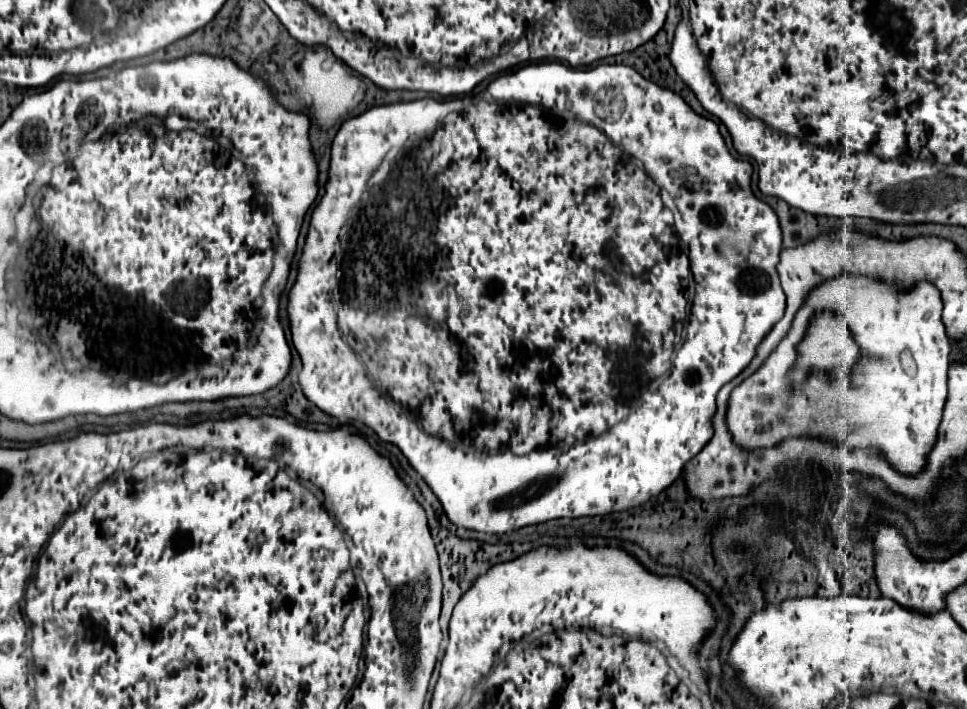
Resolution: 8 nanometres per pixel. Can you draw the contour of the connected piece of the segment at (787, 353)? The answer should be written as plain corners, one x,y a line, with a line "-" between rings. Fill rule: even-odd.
842,273
834,279
822,281
806,295
788,335
776,345
762,367
732,391
726,409
728,433
732,435
734,443
740,445
740,449
768,449
770,445
774,447
788,437
814,437
820,441
832,441
848,451
872,447
894,471
902,475
918,475
924,471
928,455
938,441
938,427
948,399
948,367
950,339
942,323
942,297
940,291
930,285
930,281
918,281
910,289
900,289
898,285
888,285
872,277
-
820,309
842,315
854,333
854,341
858,341
858,347
864,351
864,359
854,371
854,387
844,381
832,381
822,373
814,373
802,383
800,391
788,393
786,381
798,357
796,345
806,335
810,317

